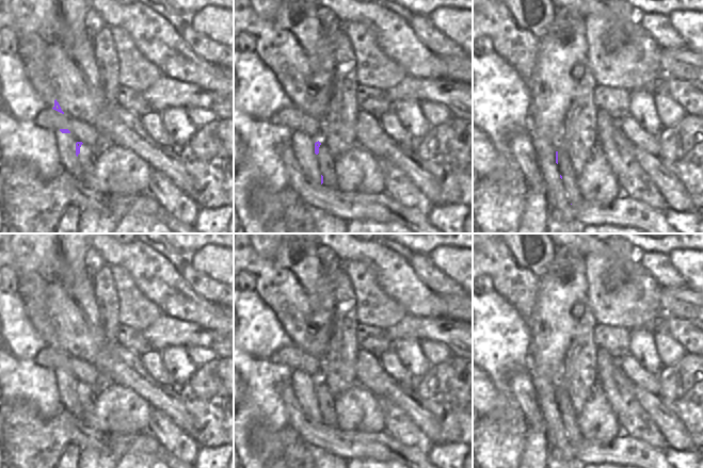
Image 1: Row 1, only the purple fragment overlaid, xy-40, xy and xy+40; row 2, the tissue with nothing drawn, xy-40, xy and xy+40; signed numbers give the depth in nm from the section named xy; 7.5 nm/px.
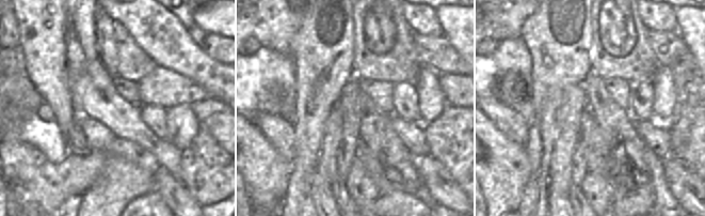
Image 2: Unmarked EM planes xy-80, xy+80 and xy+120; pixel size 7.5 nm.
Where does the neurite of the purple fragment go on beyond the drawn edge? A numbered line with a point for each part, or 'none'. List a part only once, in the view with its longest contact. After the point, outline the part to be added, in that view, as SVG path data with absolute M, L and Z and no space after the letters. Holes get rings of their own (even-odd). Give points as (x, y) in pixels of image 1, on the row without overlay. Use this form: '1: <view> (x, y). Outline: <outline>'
1: xy-40 (65, 381). Outline: M59 368L54 369L57 377L57 388L63 408L68 413L79 417L83 410L76 394L76 382L78 381L71 372L62 372Z

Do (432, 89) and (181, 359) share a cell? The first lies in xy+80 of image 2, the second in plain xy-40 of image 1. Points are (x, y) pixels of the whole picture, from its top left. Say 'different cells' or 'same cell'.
different cells

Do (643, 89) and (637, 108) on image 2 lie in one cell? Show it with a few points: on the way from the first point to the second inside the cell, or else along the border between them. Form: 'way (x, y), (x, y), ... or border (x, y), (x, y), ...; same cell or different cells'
way (643, 94), (646, 101), (642, 104); same cell

